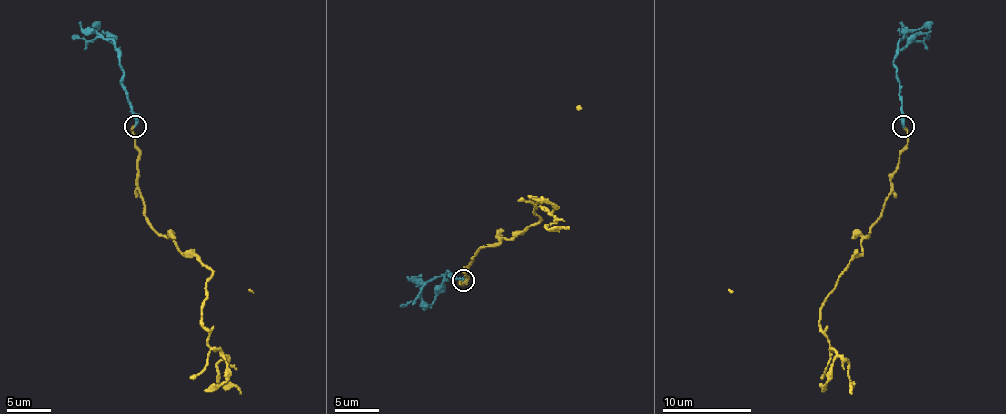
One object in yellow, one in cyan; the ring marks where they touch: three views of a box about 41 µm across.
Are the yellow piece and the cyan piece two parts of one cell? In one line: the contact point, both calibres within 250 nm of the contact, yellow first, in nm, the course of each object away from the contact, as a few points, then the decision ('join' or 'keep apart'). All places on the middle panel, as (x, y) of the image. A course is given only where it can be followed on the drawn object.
place (463, 280); calibres 180 and 300 nm; course yellow (462, 279), (486, 246), (522, 235), (539, 219), (530, 197), (555, 221), (546, 226), (568, 226); course cyan (464, 279), (451, 277), (448, 270), (428, 281), (415, 299), (399, 306); join

